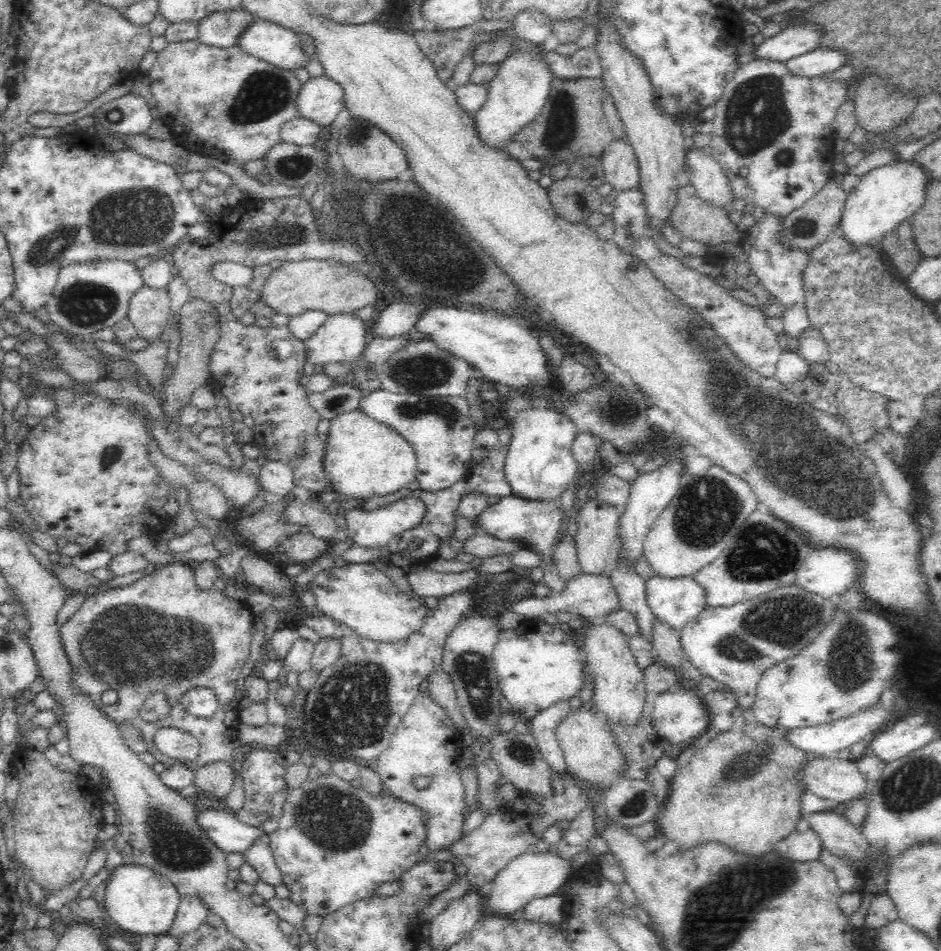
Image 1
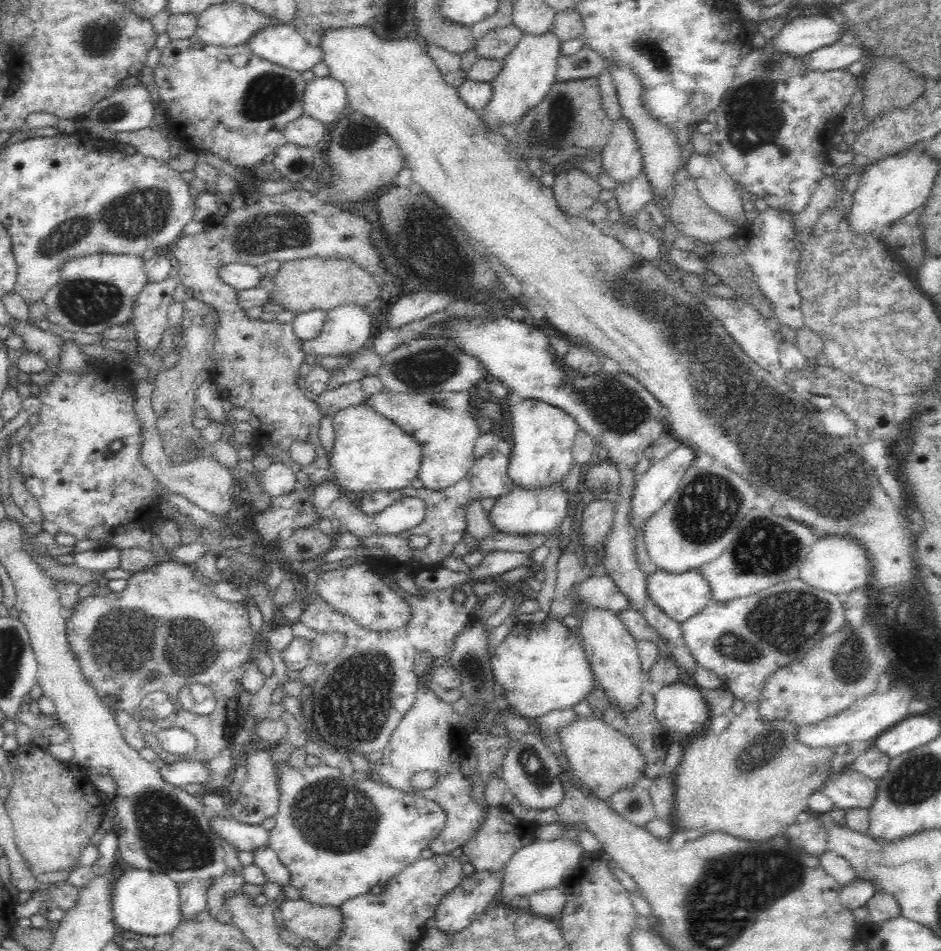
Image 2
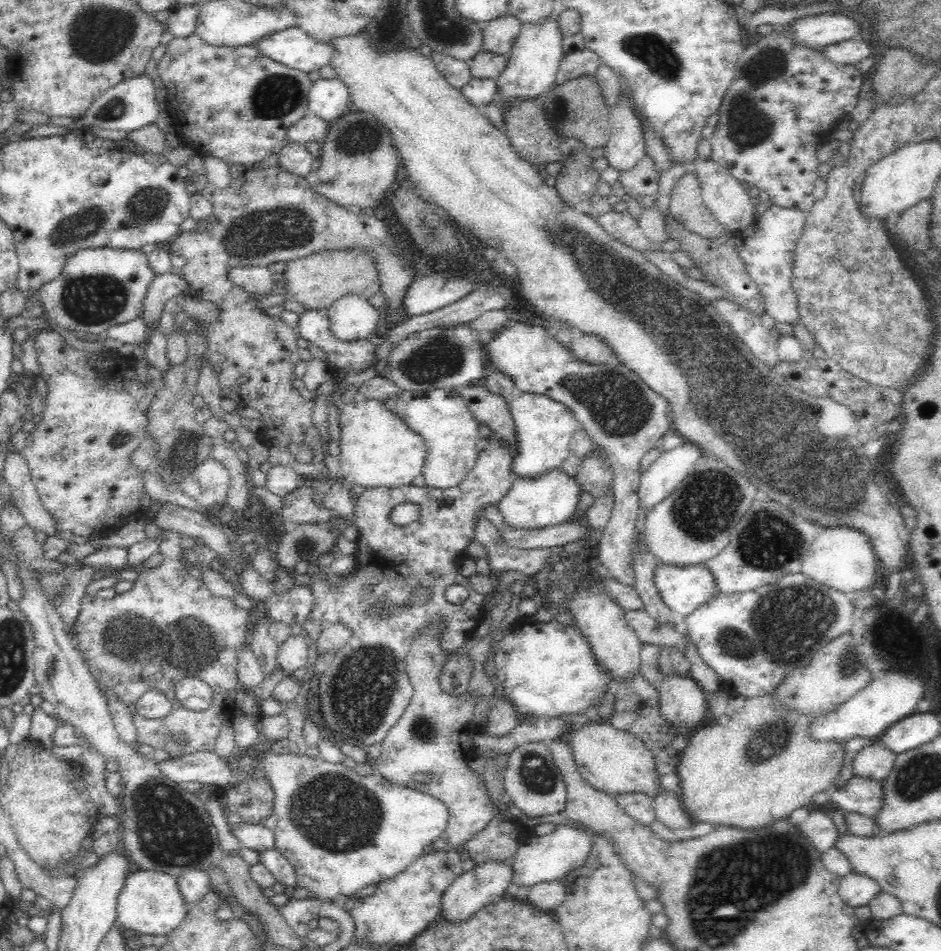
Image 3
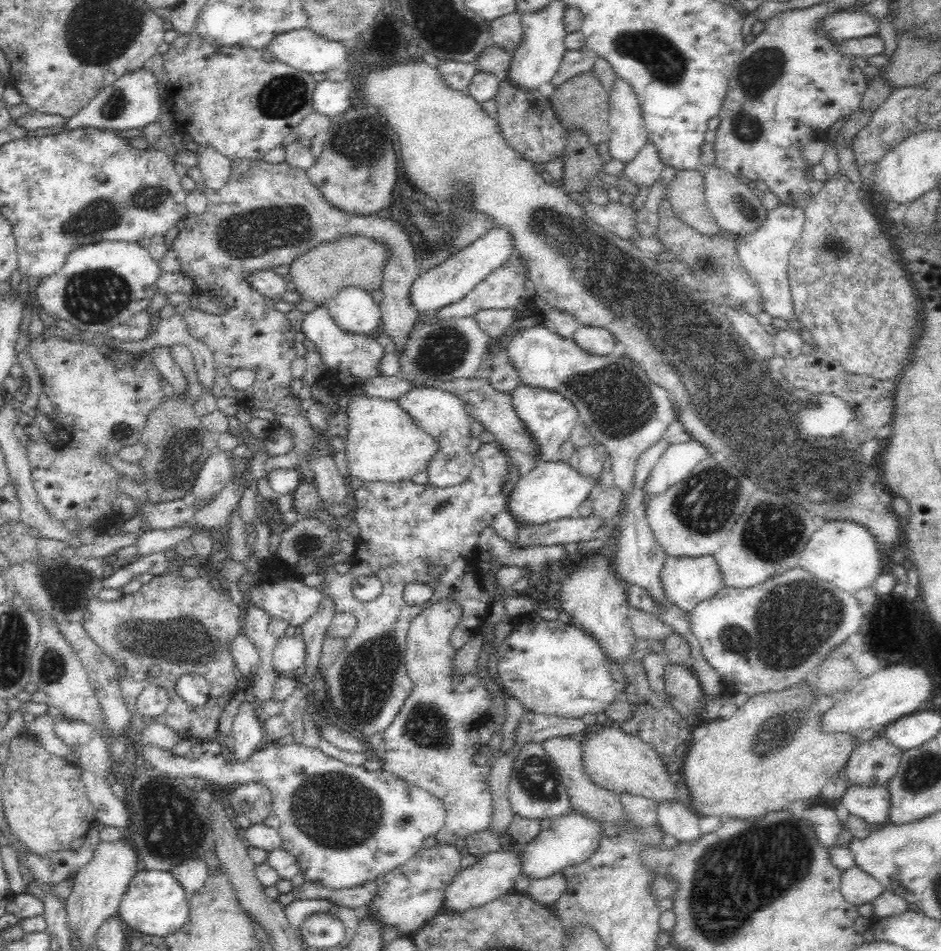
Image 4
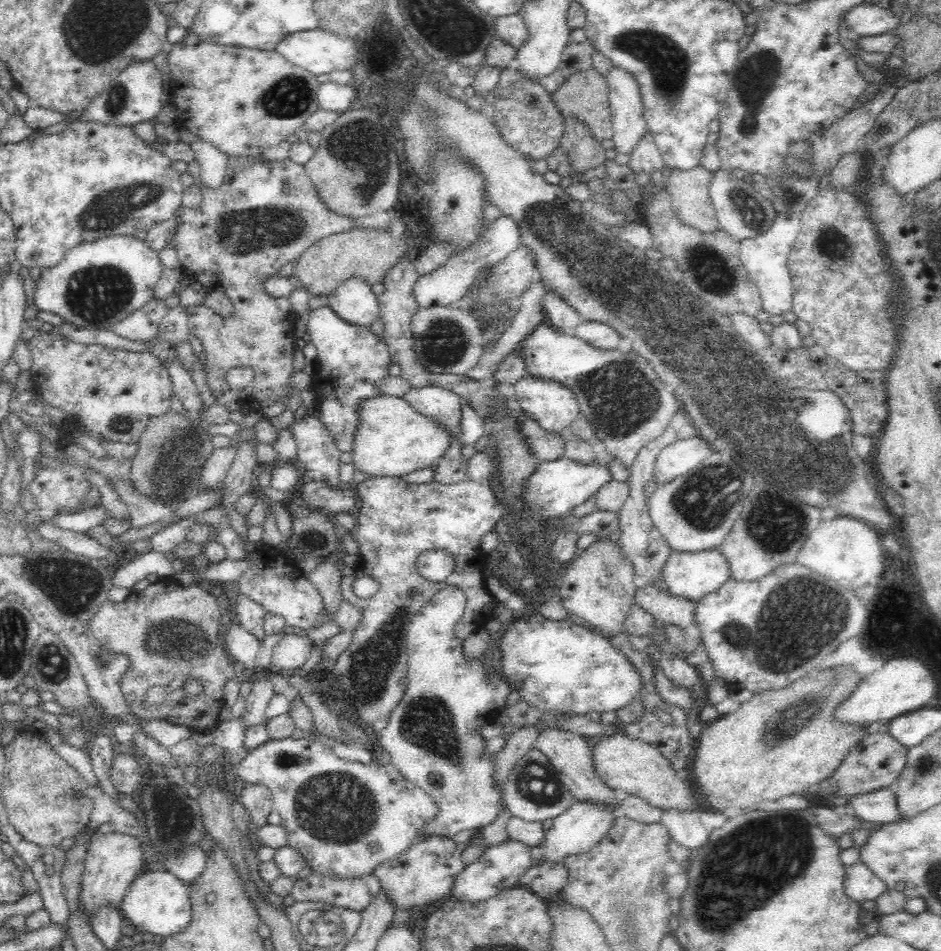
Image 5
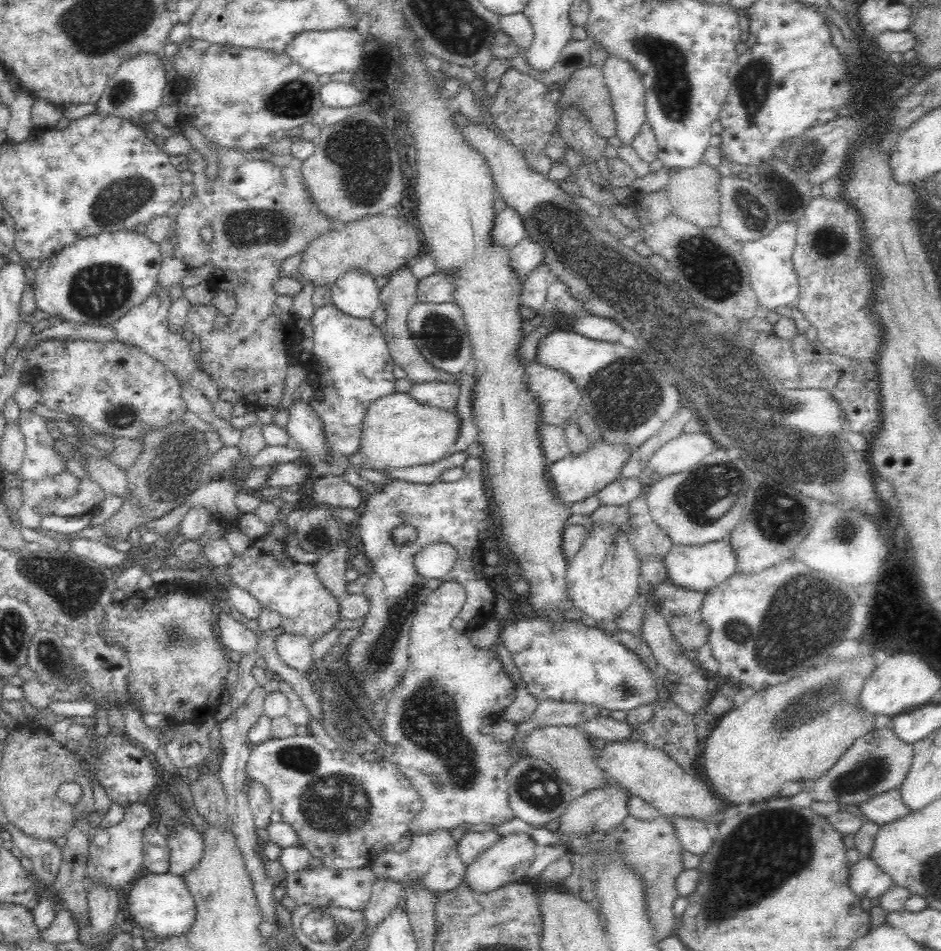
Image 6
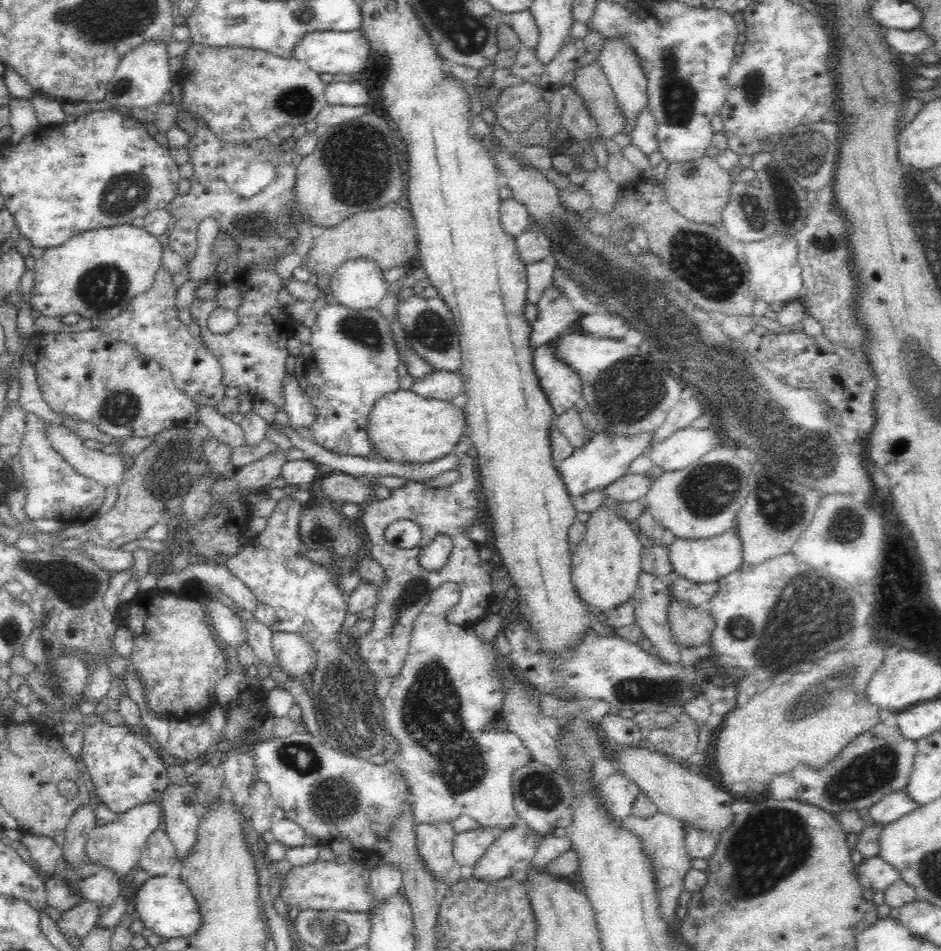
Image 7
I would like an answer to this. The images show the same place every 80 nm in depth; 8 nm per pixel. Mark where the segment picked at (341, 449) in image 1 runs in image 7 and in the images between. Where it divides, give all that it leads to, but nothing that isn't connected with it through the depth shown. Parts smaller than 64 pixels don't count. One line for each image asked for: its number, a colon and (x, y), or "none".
2: (370, 454)
3: (377, 449)
4: (383, 444)
5: (392, 440)
6: (397, 432)
7: (405, 428)

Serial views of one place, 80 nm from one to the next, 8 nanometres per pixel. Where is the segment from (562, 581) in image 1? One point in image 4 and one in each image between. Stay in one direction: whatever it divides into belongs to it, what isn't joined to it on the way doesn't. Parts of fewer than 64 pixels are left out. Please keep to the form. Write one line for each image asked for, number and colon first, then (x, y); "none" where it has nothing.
2: (522, 511)
3: (546, 500)
4: (550, 492)

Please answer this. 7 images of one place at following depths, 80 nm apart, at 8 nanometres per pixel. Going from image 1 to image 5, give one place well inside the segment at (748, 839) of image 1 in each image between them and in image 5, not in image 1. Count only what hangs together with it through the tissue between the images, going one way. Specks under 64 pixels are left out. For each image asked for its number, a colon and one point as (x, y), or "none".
2: (751, 781)
3: (761, 766)
4: (771, 752)
5: (783, 742)

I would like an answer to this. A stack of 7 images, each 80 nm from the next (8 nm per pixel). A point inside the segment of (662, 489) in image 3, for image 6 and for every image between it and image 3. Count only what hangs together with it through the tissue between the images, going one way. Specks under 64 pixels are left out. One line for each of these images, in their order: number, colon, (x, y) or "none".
4: (678, 461)
5: (680, 458)
6: (687, 450)

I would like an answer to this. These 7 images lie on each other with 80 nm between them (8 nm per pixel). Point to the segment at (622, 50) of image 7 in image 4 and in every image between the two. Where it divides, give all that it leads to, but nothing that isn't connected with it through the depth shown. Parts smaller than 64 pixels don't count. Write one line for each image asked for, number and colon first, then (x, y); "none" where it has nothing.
4: (629, 134)
5: (628, 124)
6: (625, 86)

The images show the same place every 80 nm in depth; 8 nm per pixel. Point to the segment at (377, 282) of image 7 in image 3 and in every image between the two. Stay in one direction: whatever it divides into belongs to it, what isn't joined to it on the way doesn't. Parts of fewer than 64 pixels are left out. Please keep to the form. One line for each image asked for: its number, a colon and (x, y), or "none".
3: (351, 317)
4: (353, 309)
5: (353, 301)
6: (355, 294)

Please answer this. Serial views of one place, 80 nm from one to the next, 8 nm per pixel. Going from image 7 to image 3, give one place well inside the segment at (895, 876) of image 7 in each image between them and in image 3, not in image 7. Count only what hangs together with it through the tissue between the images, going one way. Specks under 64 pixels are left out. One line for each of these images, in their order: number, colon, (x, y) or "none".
3: (856, 890)
4: (858, 888)
5: (860, 884)
6: (866, 880)

